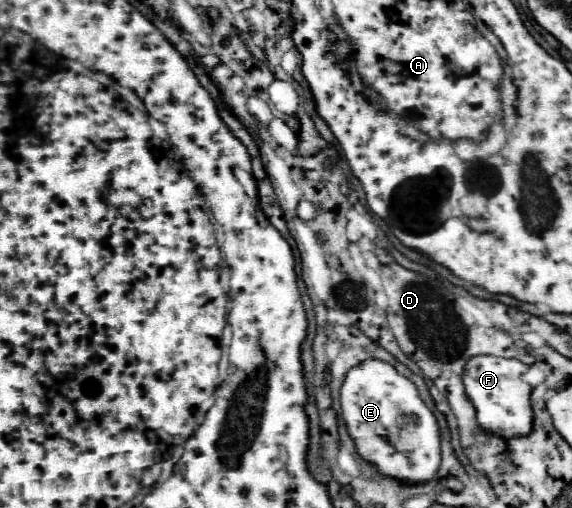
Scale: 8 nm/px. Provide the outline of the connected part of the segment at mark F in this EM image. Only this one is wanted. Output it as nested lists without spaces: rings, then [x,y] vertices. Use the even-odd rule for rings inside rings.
[[[475,356],[465,366],[465,390],[477,410],[477,422],[485,432],[493,432],[501,438],[525,436],[533,428],[531,412],[531,386],[521,380],[527,366],[515,358],[501,356]]]

